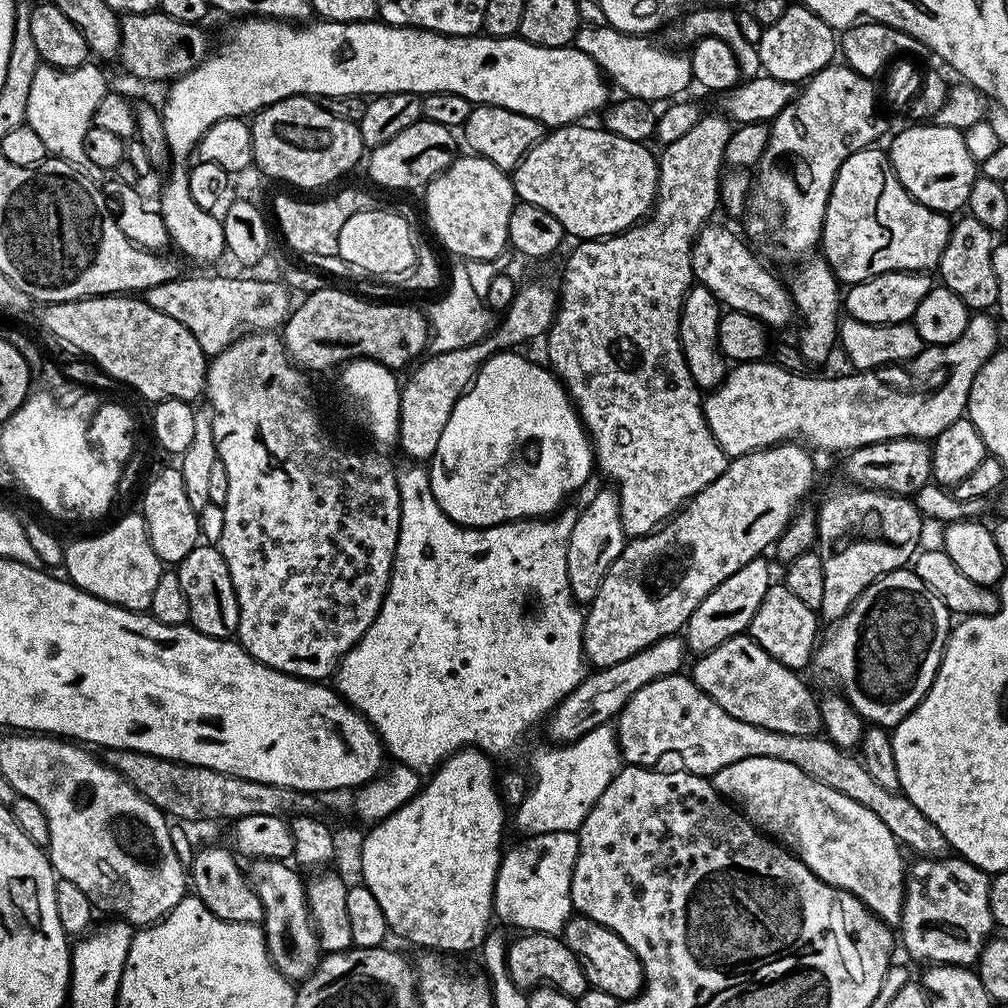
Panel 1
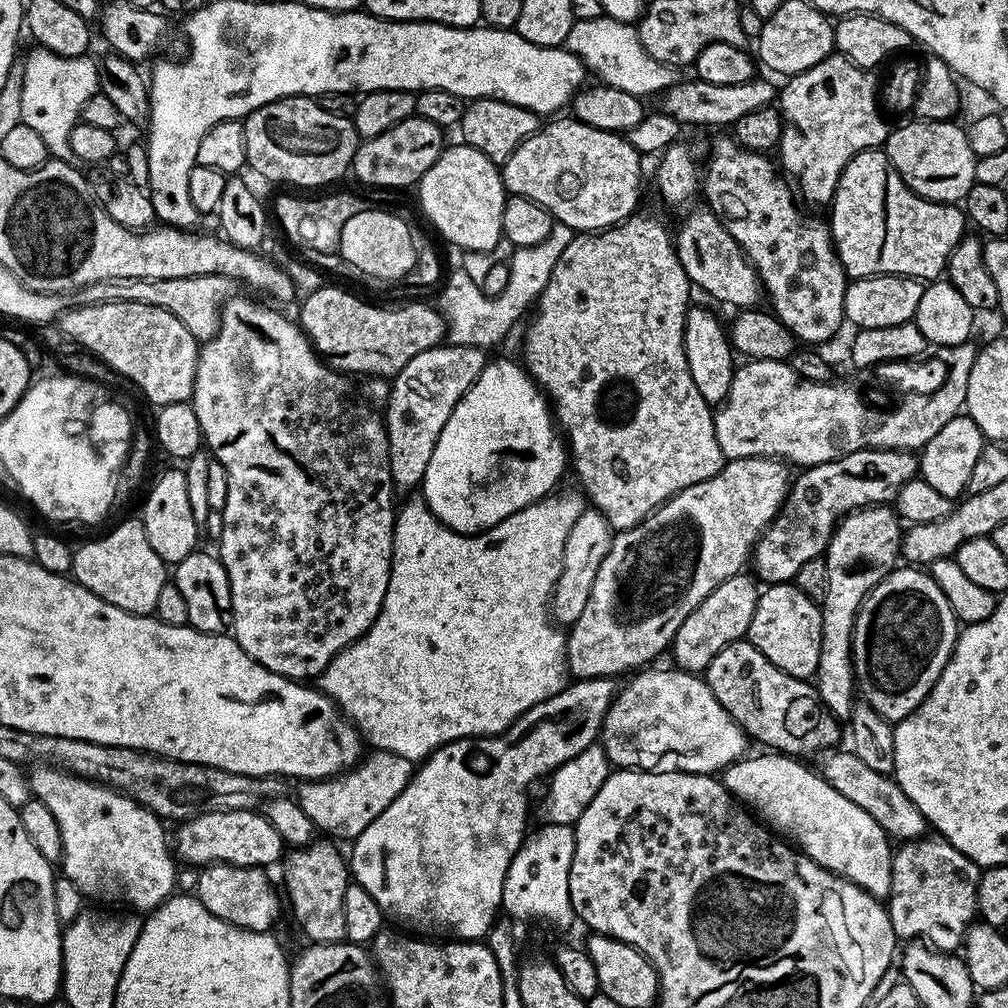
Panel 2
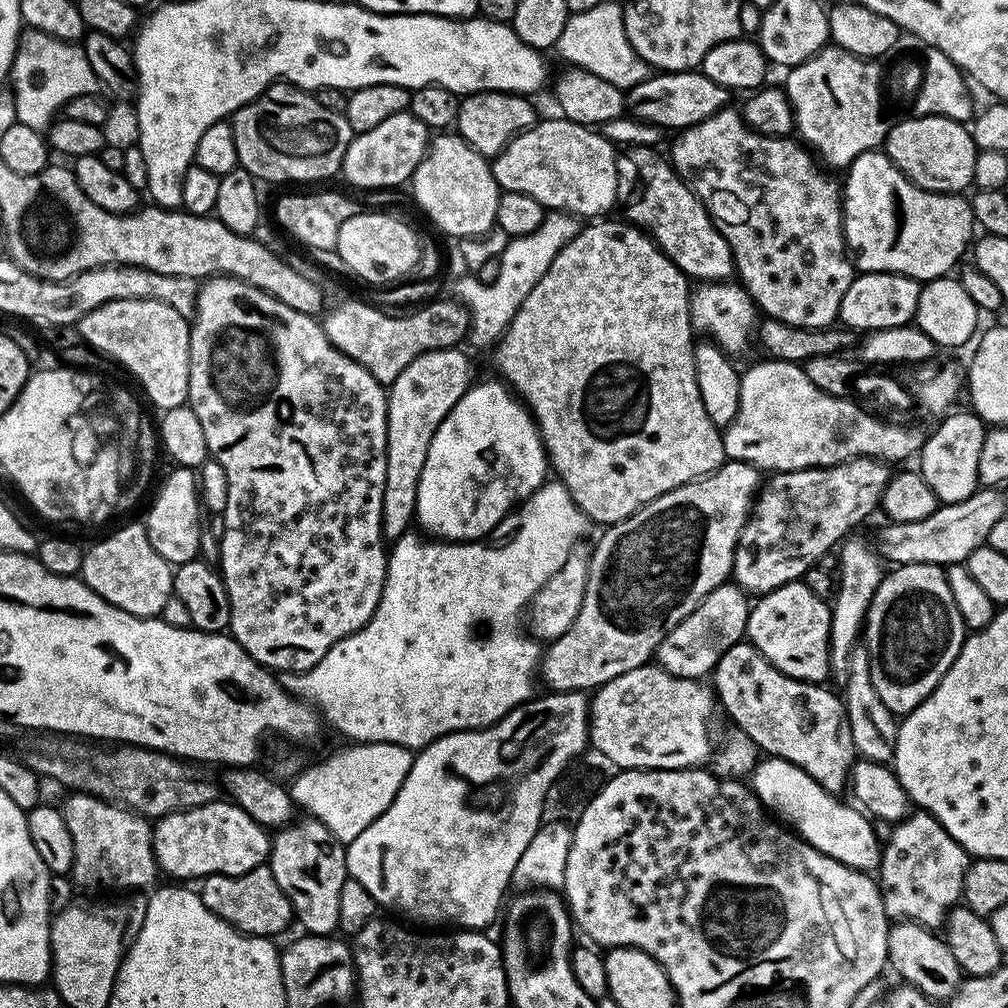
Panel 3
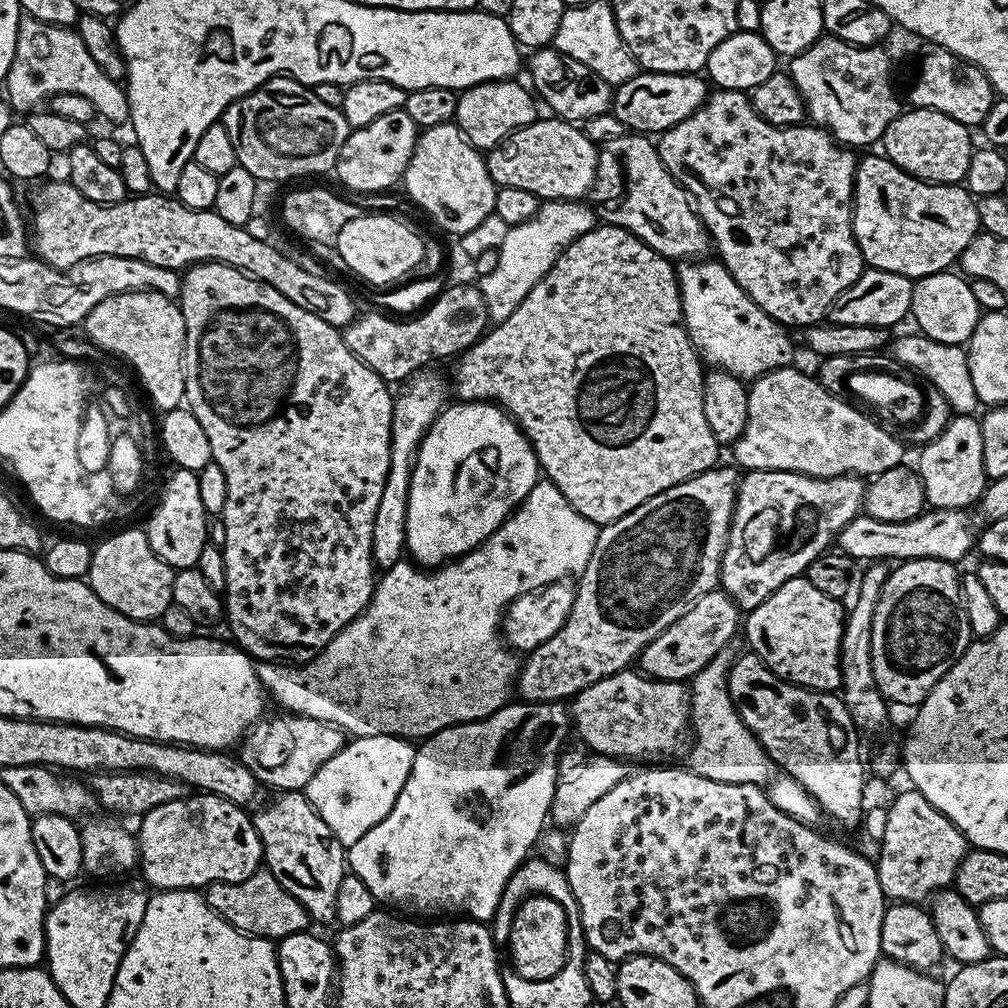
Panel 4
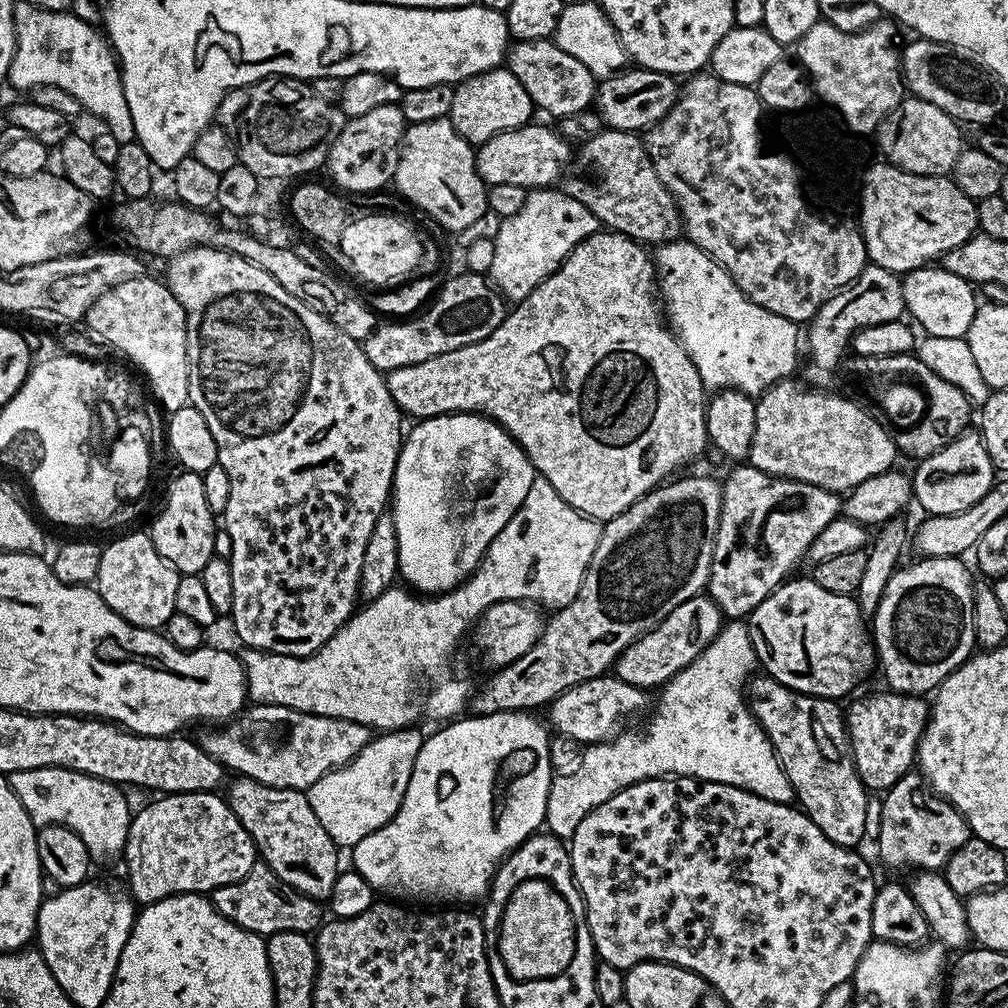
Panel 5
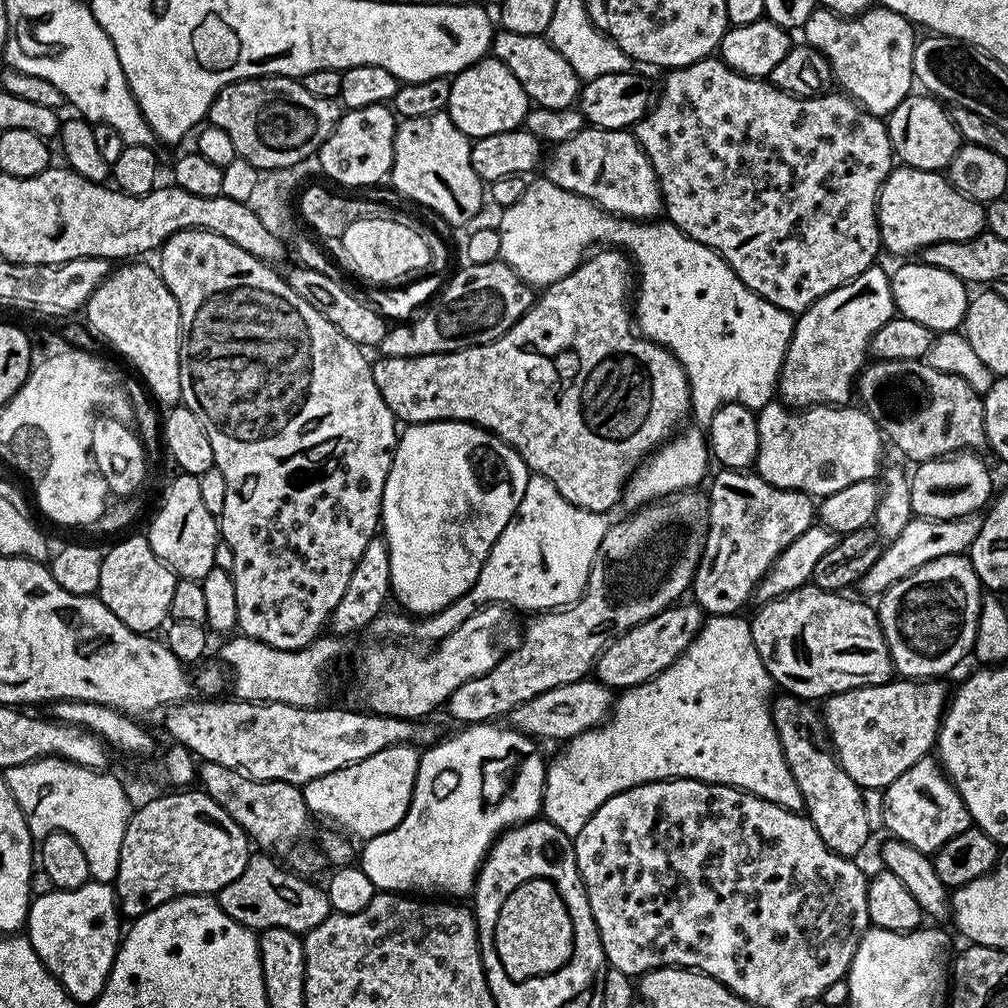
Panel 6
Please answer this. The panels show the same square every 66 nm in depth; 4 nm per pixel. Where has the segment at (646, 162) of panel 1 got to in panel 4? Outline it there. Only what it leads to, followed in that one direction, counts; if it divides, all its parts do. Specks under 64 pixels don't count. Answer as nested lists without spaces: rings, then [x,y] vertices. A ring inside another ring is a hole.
[[[537,118],[532,124],[514,130],[502,142],[487,149],[486,163],[492,181],[499,187],[530,190],[545,200],[578,200],[593,191],[596,182],[598,146],[586,138],[583,127],[571,120]]]

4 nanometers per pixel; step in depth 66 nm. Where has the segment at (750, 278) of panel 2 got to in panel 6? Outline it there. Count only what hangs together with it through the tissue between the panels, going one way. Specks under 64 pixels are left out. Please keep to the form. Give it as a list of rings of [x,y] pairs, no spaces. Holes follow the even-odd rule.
[[[585,126],[574,138],[551,145],[549,152],[552,153],[547,153],[542,172],[544,168],[543,175],[554,186],[562,186],[562,190],[570,190],[570,194],[578,194],[626,220],[651,221],[659,217],[659,212],[661,215],[664,196],[654,166],[631,131]]]

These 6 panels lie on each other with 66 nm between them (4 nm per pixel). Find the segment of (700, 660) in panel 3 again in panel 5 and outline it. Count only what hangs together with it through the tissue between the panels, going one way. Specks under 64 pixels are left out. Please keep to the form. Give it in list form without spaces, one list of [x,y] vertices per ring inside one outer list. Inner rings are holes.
[[[707,594],[690,598],[682,602],[682,606],[670,610],[670,614],[666,614],[657,628],[630,642],[630,646],[626,646],[626,650],[616,660],[614,674],[635,688],[652,690],[652,687],[663,686],[670,678],[674,678],[674,674],[686,670],[686,666],[690,666],[690,662],[694,662],[694,658],[698,658],[698,654],[702,654],[710,642],[714,642],[721,627],[720,607]]]

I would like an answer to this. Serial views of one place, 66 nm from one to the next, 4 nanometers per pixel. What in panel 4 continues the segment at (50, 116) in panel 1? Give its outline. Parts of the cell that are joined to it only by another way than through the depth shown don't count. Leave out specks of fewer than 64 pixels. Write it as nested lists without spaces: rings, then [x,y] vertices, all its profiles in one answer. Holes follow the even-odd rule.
[[[24,16],[18,26],[16,49],[10,62],[6,87],[7,103],[17,113],[31,113],[39,105],[36,104],[39,100],[47,101],[54,94],[69,92],[90,98],[101,117],[122,122],[128,120],[127,91],[117,81],[102,74],[98,62],[94,62],[90,50],[86,50],[86,42],[82,42],[80,33],[72,28],[38,22],[33,16]]]

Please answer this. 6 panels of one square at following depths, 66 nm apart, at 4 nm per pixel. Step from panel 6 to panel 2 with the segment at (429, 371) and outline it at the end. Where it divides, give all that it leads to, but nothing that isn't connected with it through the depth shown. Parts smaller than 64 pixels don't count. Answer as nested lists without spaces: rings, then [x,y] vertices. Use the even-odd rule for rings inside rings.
[[[633,214],[603,232],[586,232],[573,235],[570,246],[562,250],[562,258],[558,258],[558,266],[554,266],[554,274],[550,274],[550,282],[542,290],[538,301],[540,316],[532,320],[528,333],[524,336],[523,367],[529,376],[540,385],[550,401],[555,423],[566,441],[570,453],[570,468],[576,471],[581,480],[583,491],[590,501],[591,507],[601,512],[608,519],[608,524],[616,532],[624,532],[627,528],[638,526],[644,519],[665,504],[671,496],[694,486],[698,482],[706,482],[718,474],[725,466],[725,458],[718,446],[716,437],[716,417],[713,409],[698,394],[698,386],[694,386],[694,378],[690,378],[690,366],[686,366],[686,350],[684,349],[684,323],[690,307],[688,288],[690,281],[686,270],[682,270],[682,262],[676,253],[673,233],[656,216],[640,216]]]

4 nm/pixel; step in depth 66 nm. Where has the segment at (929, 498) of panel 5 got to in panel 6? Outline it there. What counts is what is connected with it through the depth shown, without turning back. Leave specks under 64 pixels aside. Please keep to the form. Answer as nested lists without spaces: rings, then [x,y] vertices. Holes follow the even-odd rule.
[[[961,450],[938,460],[917,463],[908,486],[913,513],[925,520],[958,520],[979,513],[993,499],[994,488],[992,492],[987,466],[976,456],[979,455],[975,451]]]

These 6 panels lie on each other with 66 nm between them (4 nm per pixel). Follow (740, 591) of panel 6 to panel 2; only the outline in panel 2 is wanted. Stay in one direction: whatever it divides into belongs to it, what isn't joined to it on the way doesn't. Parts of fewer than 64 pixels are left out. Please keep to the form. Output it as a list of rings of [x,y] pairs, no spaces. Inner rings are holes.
[[[867,448],[858,450],[854,454],[846,454],[834,462],[815,464],[813,468],[804,468],[801,471],[801,476],[797,480],[795,477],[791,481],[788,494],[784,498],[784,504],[781,505],[779,512],[753,547],[750,564],[751,567],[756,567],[755,575],[761,581],[764,579],[765,585],[795,581],[798,570],[802,570],[802,565],[805,562],[825,555],[832,531],[848,513],[855,512],[857,508],[884,506],[895,501],[898,490],[902,490],[902,486],[906,486],[906,482],[917,479],[919,470],[919,455],[915,451],[903,448]]]

